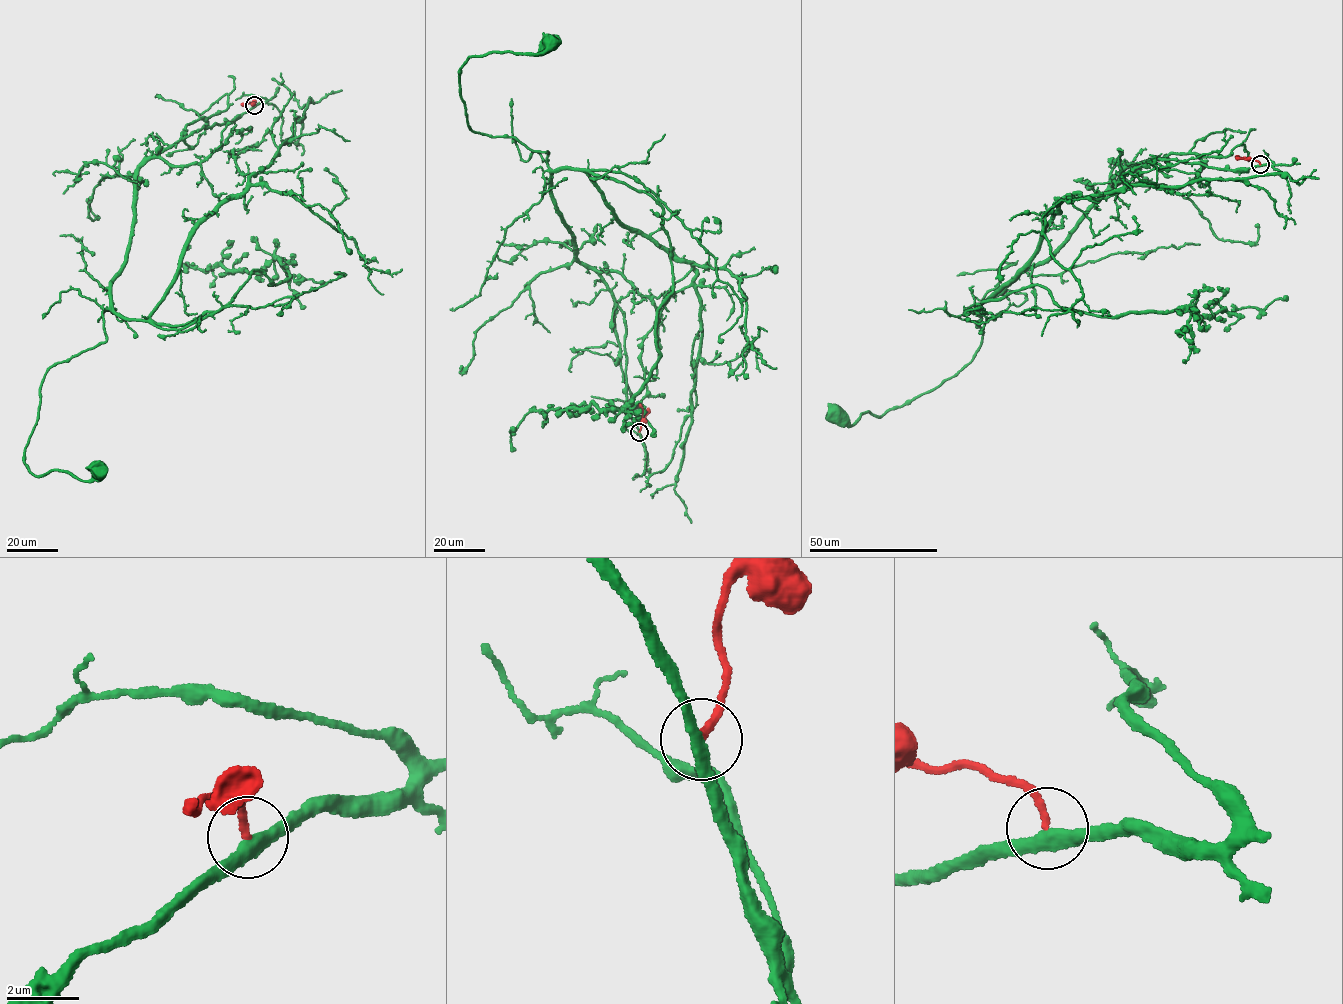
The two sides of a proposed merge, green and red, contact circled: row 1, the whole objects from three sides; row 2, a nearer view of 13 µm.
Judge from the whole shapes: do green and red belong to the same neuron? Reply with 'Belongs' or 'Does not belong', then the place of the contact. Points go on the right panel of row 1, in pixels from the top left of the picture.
Does not belong. Place: (1260, 164)

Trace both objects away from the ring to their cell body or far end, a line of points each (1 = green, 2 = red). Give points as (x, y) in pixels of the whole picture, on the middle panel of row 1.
1: (639, 431), (624, 313), (574, 253), (548, 151), (472, 131), (460, 93), (469, 57), (543, 54), (551, 43)
2: (639, 431), (643, 412), (639, 403)

